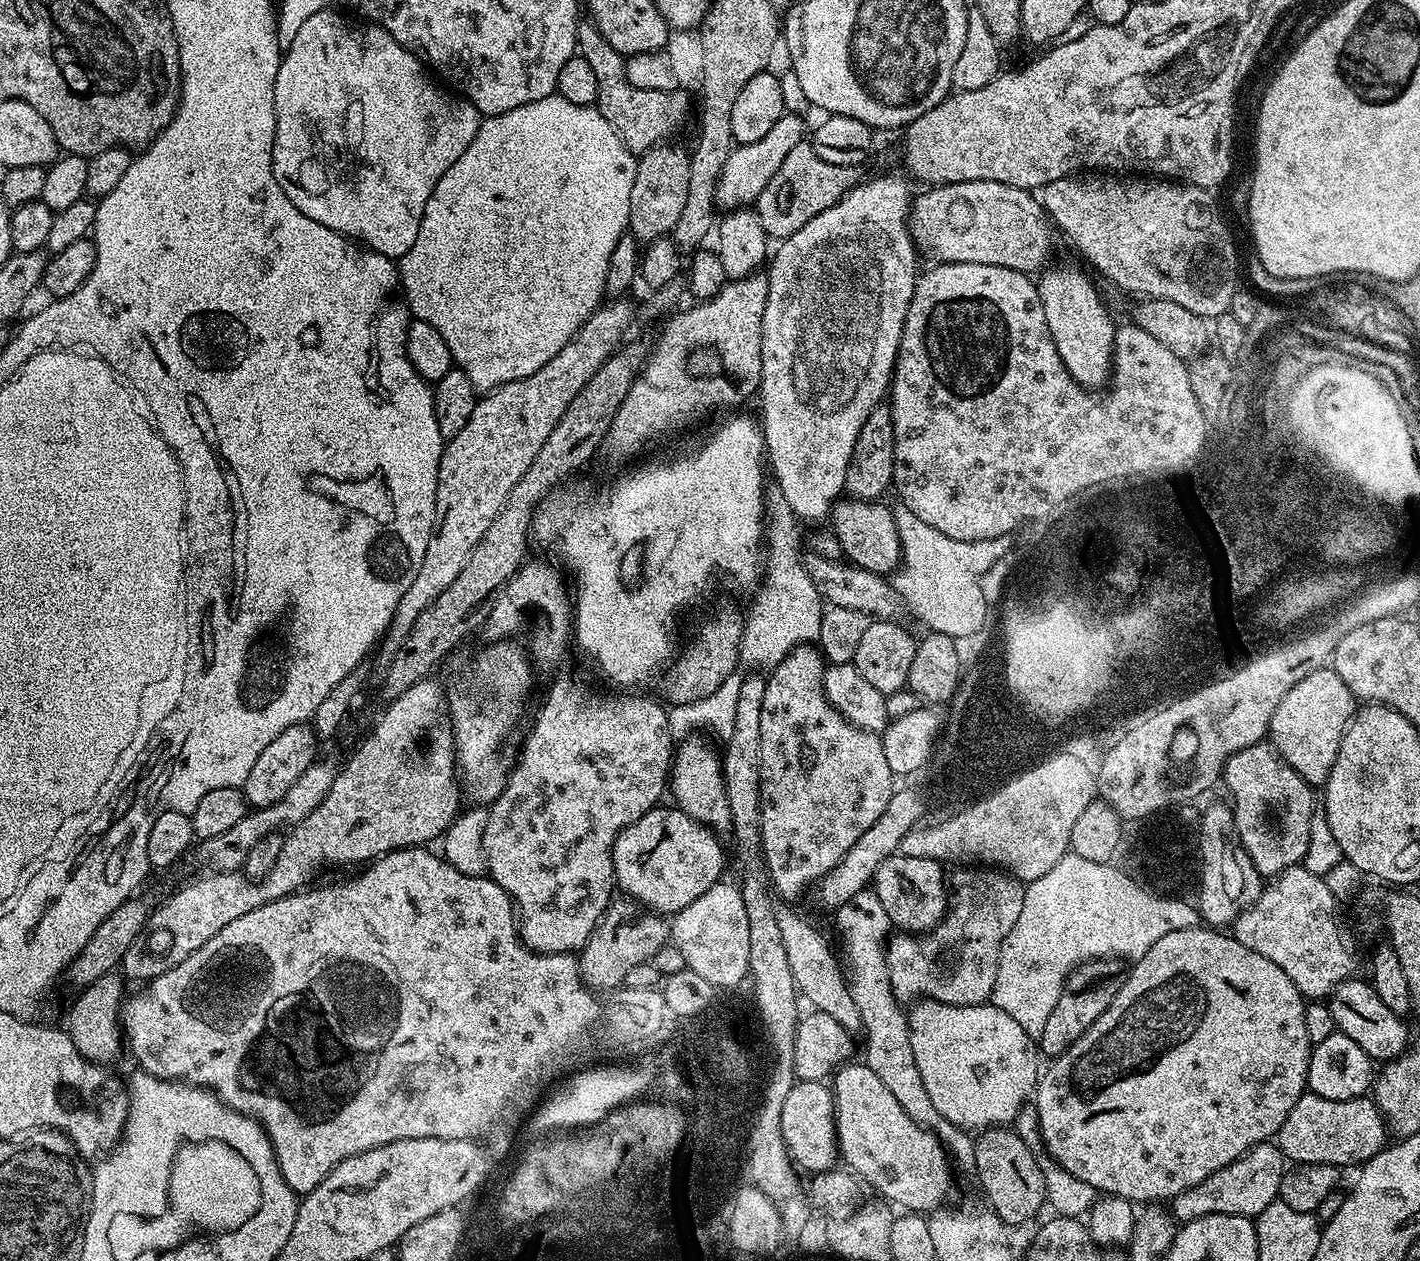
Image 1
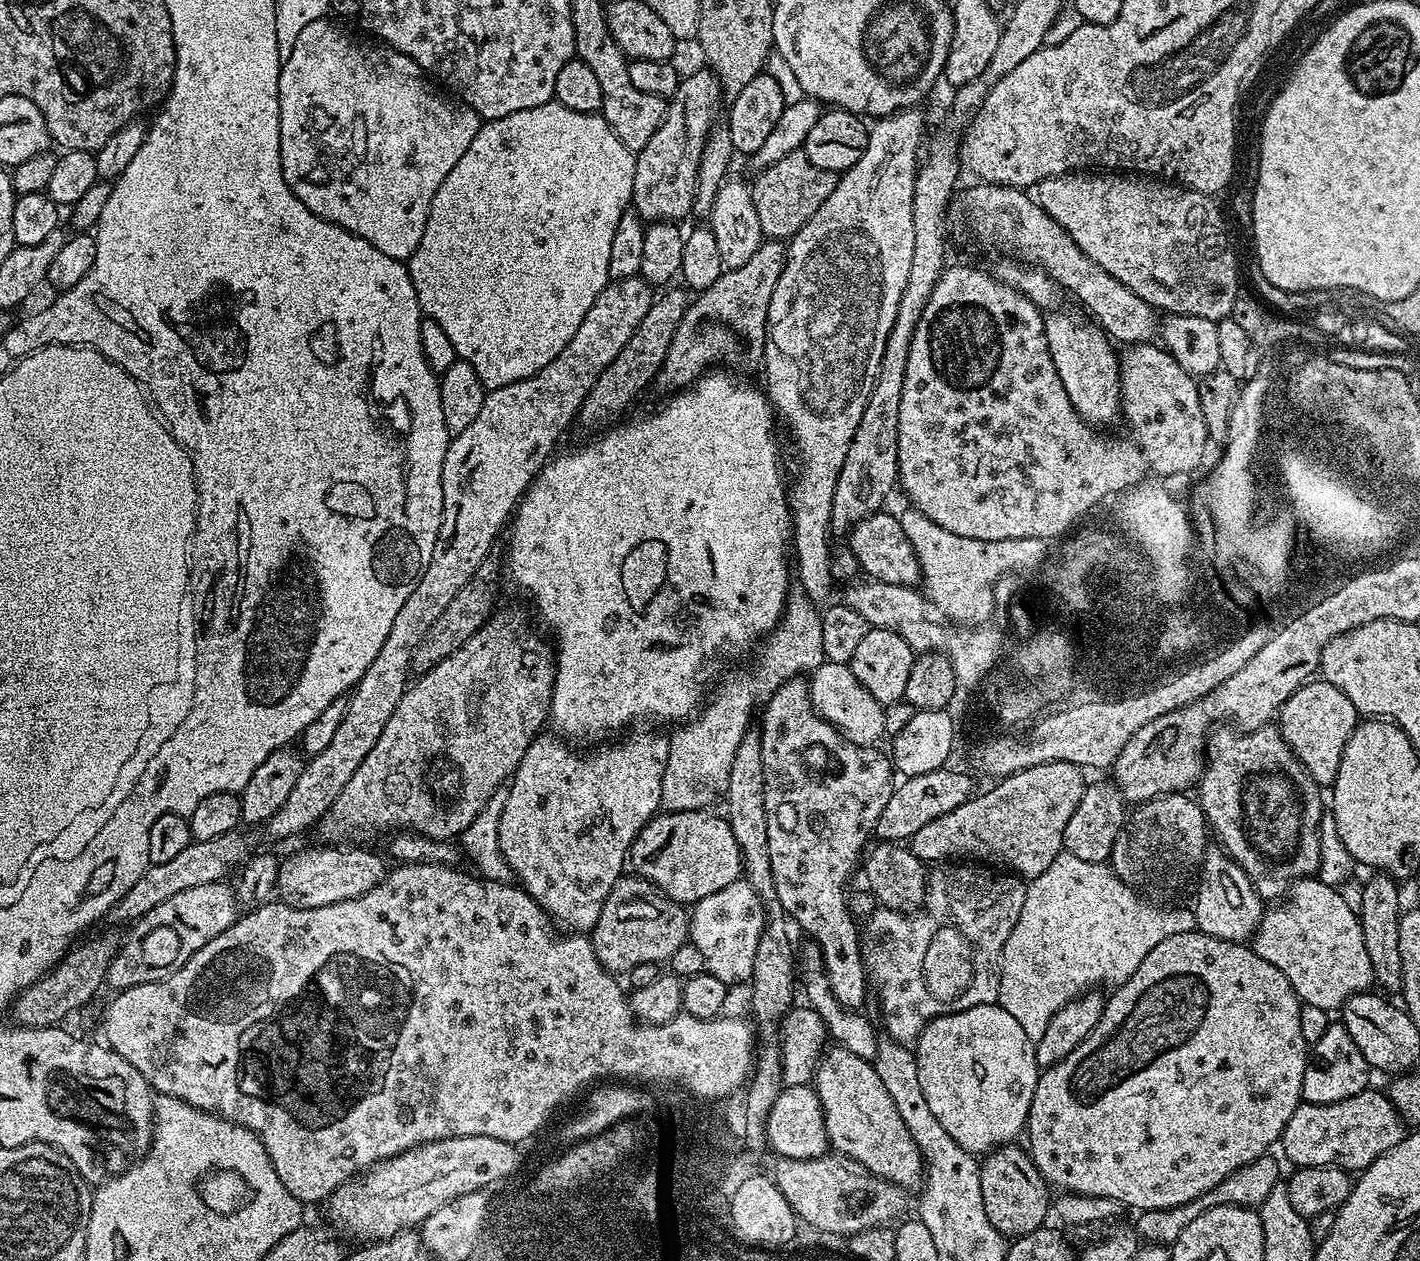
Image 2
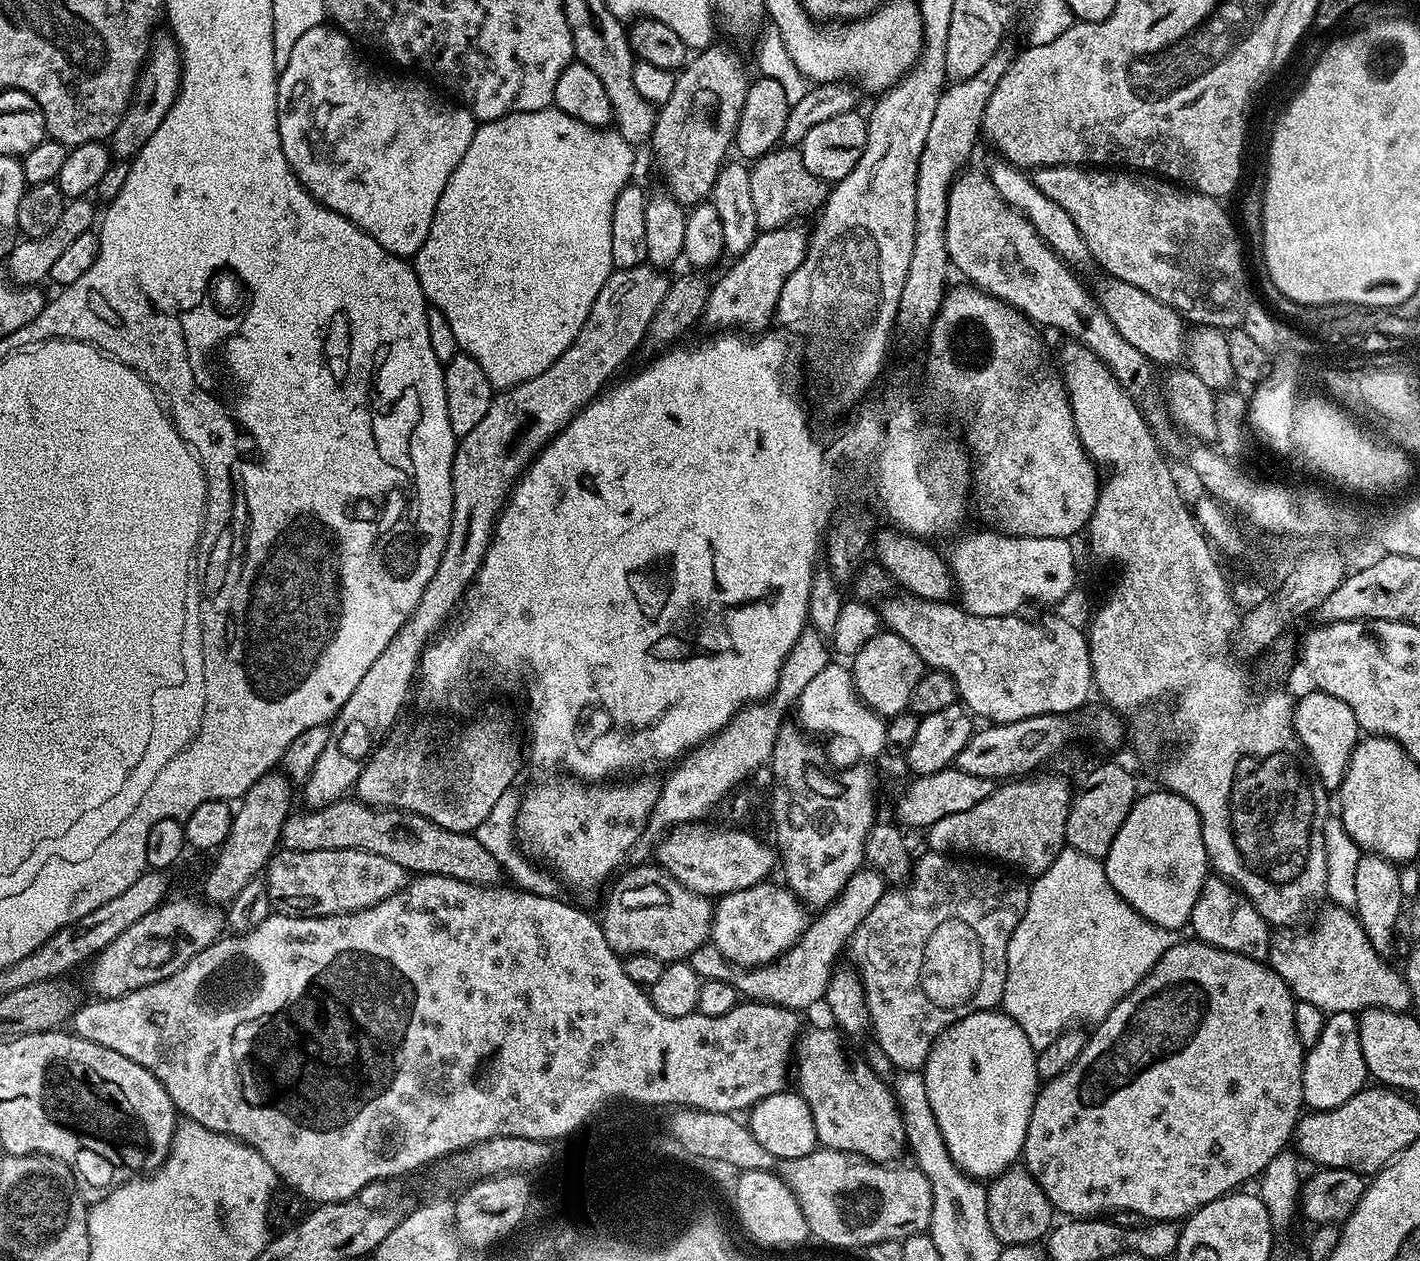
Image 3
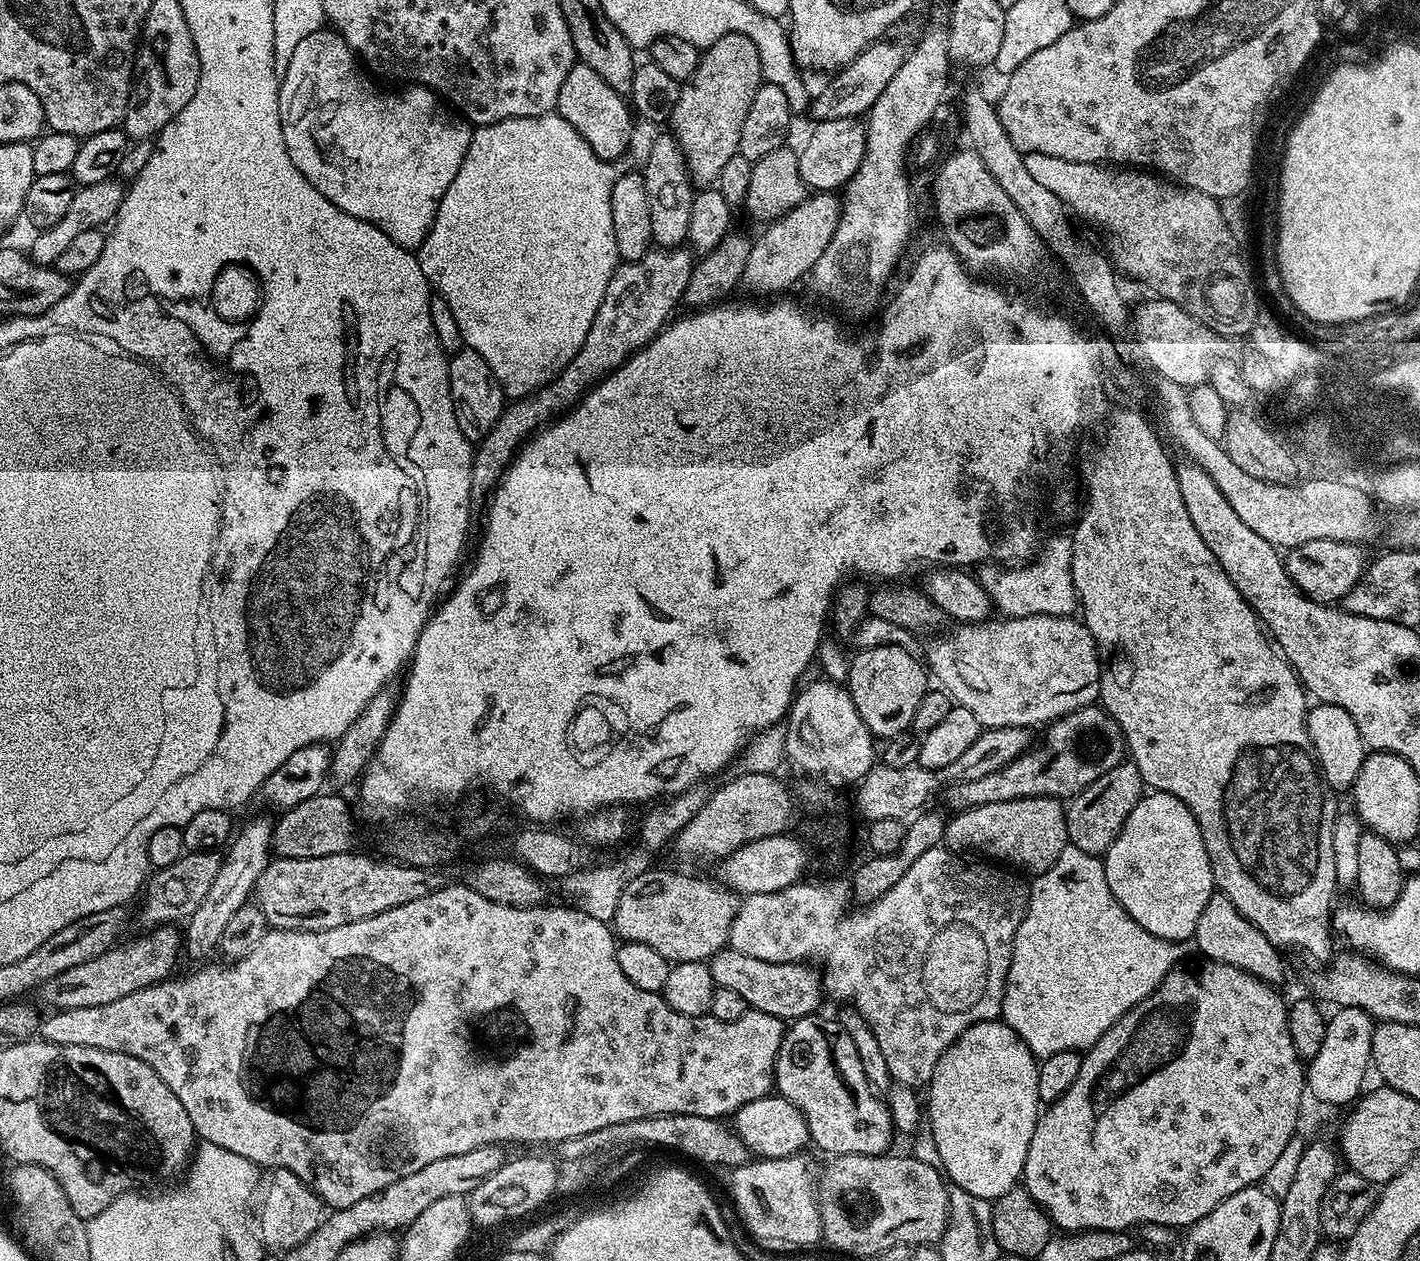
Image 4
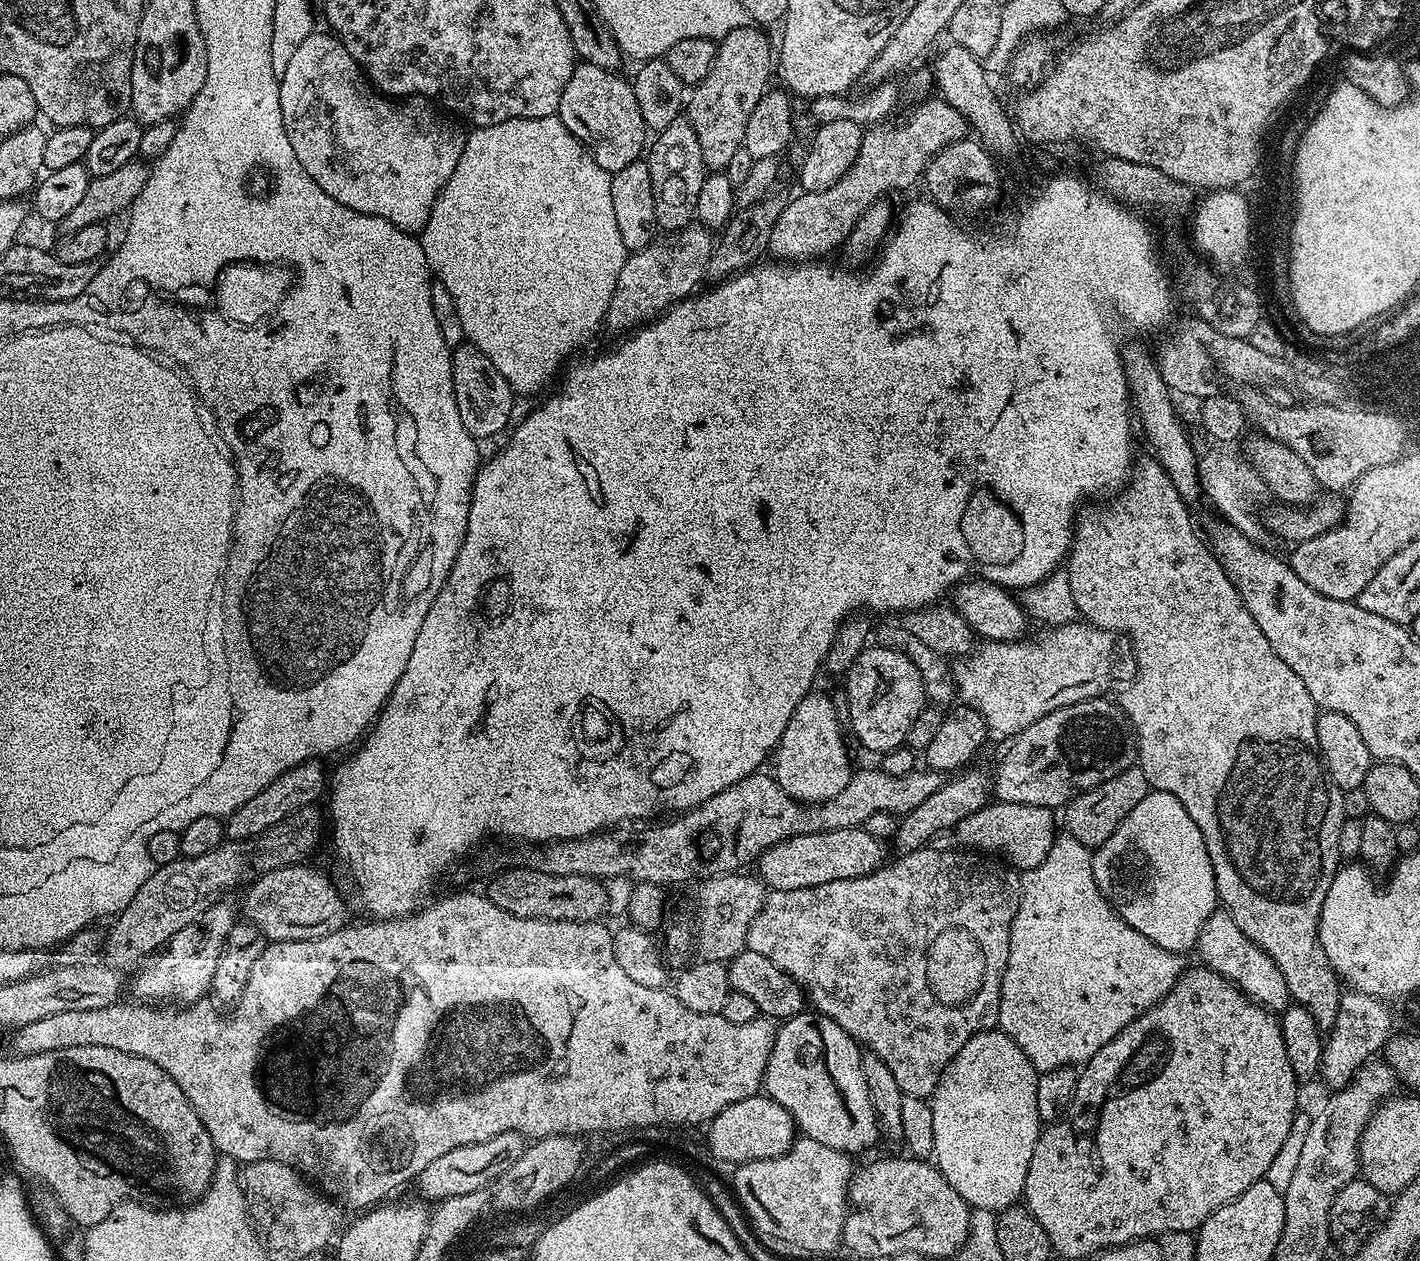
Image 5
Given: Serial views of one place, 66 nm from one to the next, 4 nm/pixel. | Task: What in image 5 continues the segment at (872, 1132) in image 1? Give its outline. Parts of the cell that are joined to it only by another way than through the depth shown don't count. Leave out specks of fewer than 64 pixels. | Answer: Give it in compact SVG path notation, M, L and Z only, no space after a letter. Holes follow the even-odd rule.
M805 1010L777 1027L764 1071L763 1091L792 1116L803 1135L839 1152L857 1154L880 1136L862 1074L861 1045L838 1022Z

